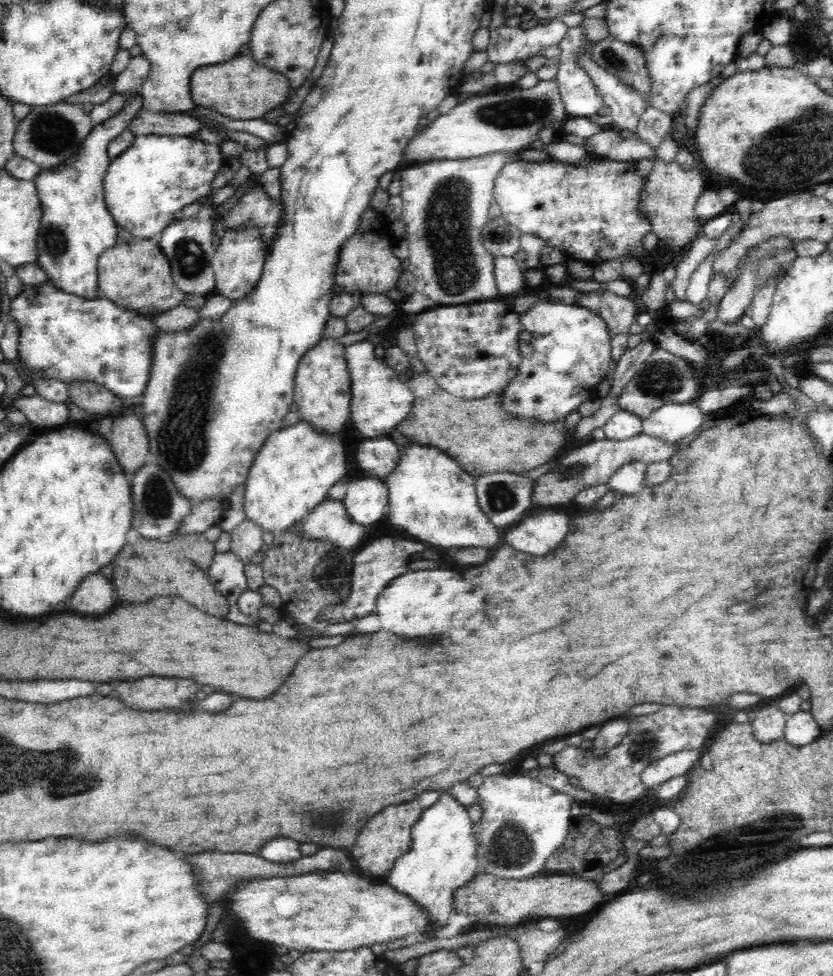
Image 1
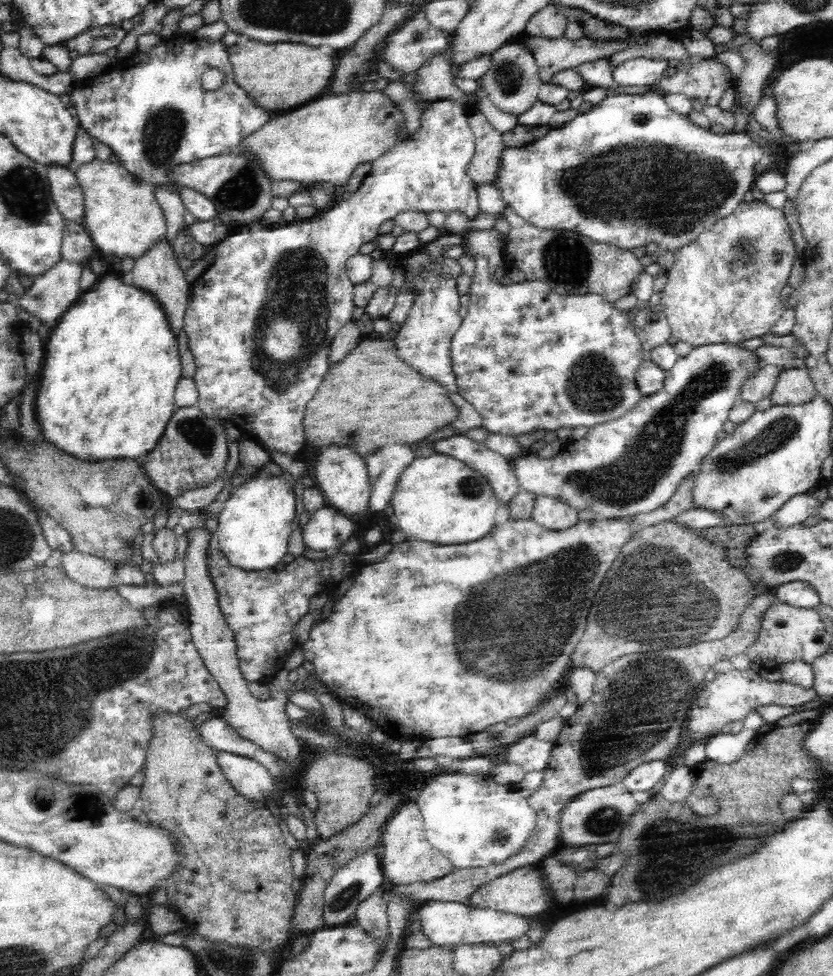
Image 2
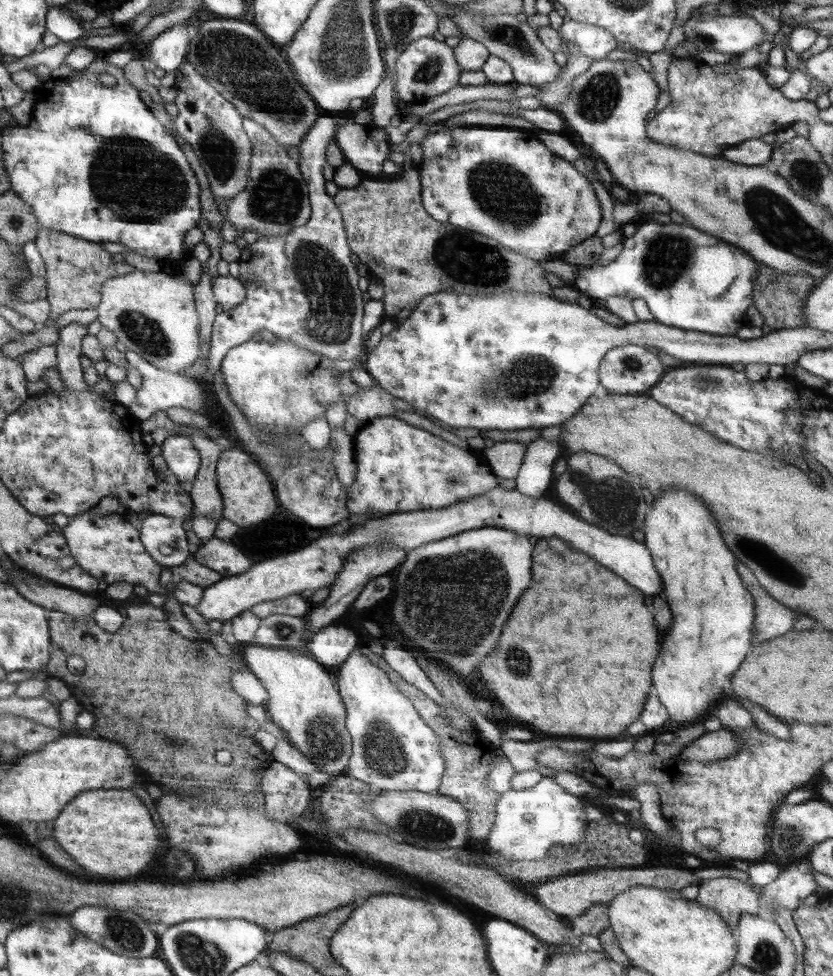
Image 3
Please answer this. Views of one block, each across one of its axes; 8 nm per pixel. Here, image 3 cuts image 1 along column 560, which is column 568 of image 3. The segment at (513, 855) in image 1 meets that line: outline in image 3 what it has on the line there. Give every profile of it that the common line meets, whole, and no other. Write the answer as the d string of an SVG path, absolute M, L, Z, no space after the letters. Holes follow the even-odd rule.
M543 777L535 787L526 791L506 791L498 797L496 820L486 838L488 852L508 860L540 861L550 850L559 846L577 845L583 841L586 817L582 814L582 800L565 791L553 778Z

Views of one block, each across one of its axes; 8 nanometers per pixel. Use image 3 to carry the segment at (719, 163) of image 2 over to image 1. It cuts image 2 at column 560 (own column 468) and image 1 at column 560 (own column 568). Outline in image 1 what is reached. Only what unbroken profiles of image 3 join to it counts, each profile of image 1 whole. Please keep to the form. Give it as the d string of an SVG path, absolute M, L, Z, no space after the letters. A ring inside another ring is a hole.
M599 156L594 158L590 162L590 166L572 166L565 162L554 160L548 160L548 162L530 162L530 161L508 161L499 172L498 178L495 180L493 188L493 200L500 206L501 216L504 222L508 222L511 225L516 226L523 233L533 234L545 240L545 244L554 248L562 249L567 254L569 259L576 259L584 261L592 266L602 264L606 260L628 260L628 256L633 256L635 259L639 259L645 252L641 248L642 237L649 232L652 232L651 224L649 220L640 214L638 208L639 196L642 192L642 185L645 183L645 179L642 179L636 172L636 161L634 160L608 160L605 156Z

